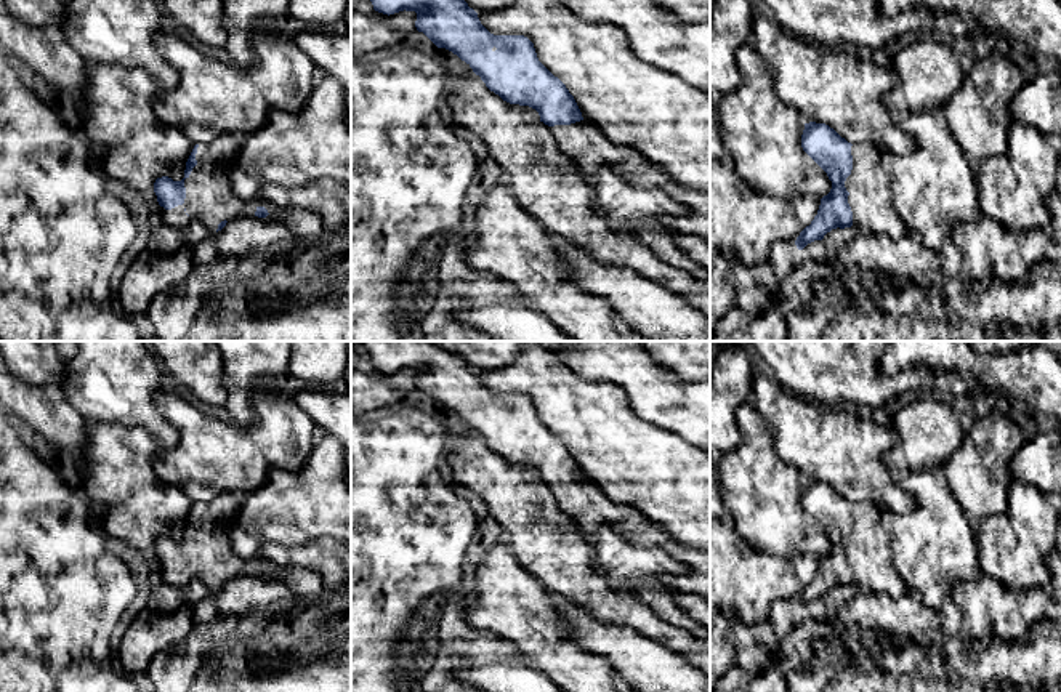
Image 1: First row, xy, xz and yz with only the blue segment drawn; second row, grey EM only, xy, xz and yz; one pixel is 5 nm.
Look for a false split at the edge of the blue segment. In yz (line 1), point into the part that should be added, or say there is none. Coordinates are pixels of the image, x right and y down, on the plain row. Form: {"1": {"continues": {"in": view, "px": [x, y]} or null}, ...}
{"1": {"continues": {"in": "yz", "px": [869, 556]}}}

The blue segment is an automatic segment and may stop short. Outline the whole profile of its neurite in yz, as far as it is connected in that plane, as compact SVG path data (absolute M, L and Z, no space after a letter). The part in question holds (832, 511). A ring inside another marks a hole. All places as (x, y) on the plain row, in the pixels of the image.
M805 482L801 493L803 509L827 532L832 548L821 557L817 573L795 599L803 609L814 599L822 599L832 588L854 586L861 593L888 594L894 601L910 589L891 561L890 535L881 524L880 508L872 501L851 503L825 482Z

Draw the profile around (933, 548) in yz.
M910 471L898 485L915 498L917 508L907 516L885 517L891 561L909 589L918 593L928 607L938 609L950 591L973 581L981 572L974 524L949 492L941 471Z

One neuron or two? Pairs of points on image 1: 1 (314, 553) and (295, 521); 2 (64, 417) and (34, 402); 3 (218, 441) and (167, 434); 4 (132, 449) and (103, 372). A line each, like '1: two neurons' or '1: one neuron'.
1: two neurons
2: one neuron
3: two neurons
4: two neurons

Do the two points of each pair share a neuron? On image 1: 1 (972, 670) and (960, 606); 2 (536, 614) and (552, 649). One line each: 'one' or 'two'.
1: two
2: one

